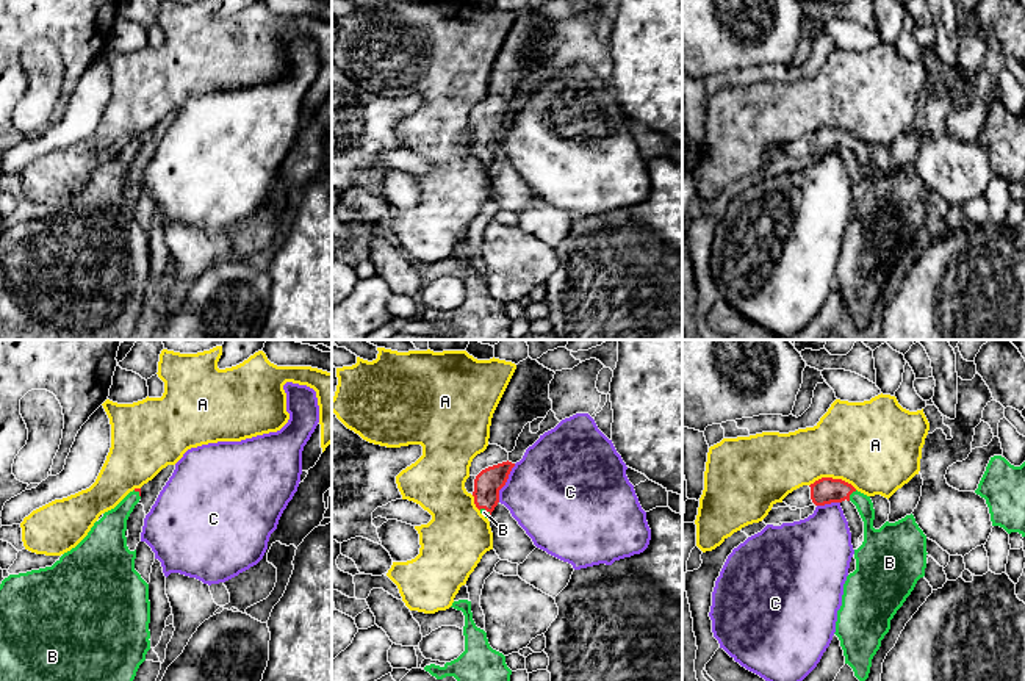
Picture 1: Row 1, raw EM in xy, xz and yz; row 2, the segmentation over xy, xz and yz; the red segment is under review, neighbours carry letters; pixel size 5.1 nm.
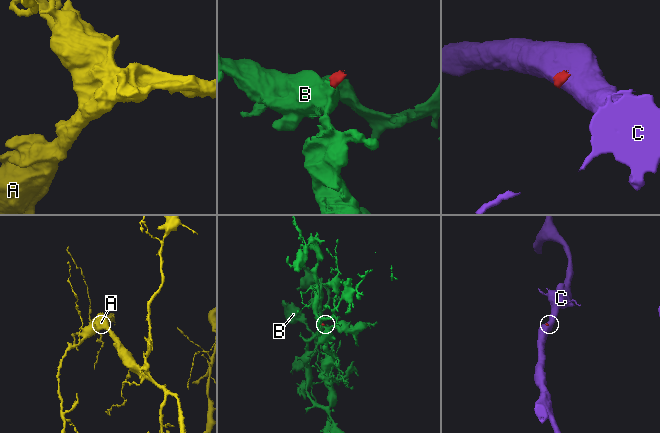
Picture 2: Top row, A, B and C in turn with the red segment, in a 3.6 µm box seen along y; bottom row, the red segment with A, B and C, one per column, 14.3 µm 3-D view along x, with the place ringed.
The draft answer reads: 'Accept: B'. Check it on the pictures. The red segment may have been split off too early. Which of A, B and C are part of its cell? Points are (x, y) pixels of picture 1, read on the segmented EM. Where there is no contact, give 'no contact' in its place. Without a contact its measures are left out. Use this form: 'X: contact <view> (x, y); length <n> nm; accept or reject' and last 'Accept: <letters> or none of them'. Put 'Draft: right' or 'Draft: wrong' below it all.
A: contact yz (831, 478); length 240 nm; reject
B: contact yz (850, 493); length 70 nm; accept
C: contact xz (506, 481); length 220 nm; reject
Accept: B
Draft: right

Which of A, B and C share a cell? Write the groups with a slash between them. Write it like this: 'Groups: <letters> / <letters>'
Groups: A / B / C

